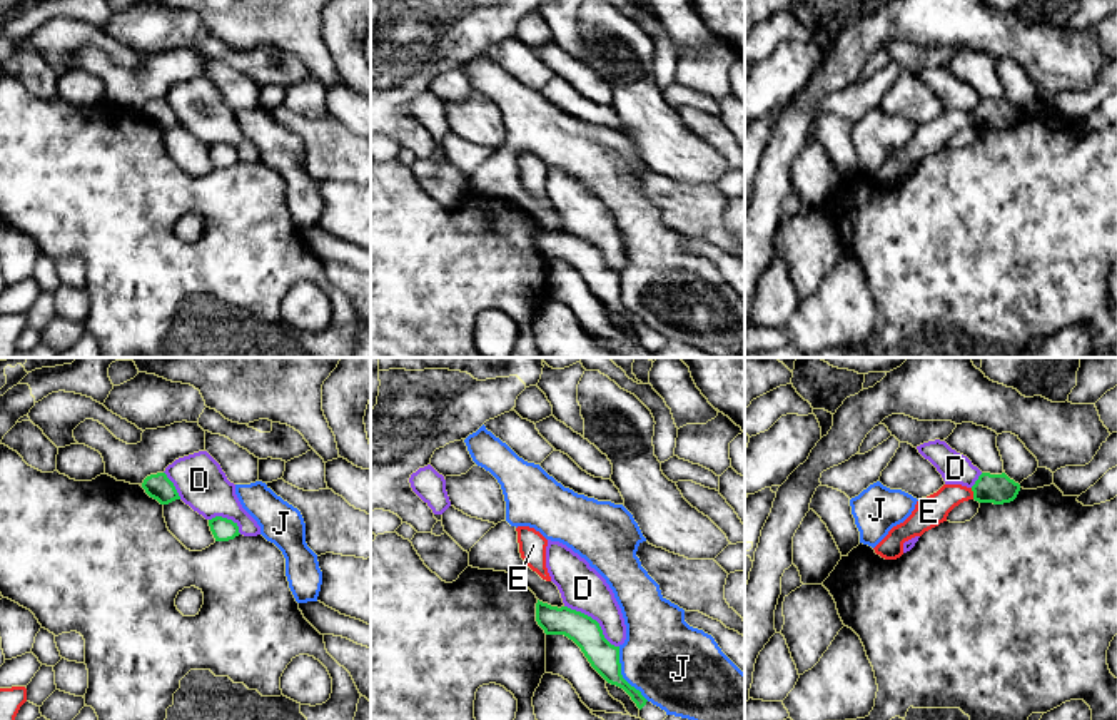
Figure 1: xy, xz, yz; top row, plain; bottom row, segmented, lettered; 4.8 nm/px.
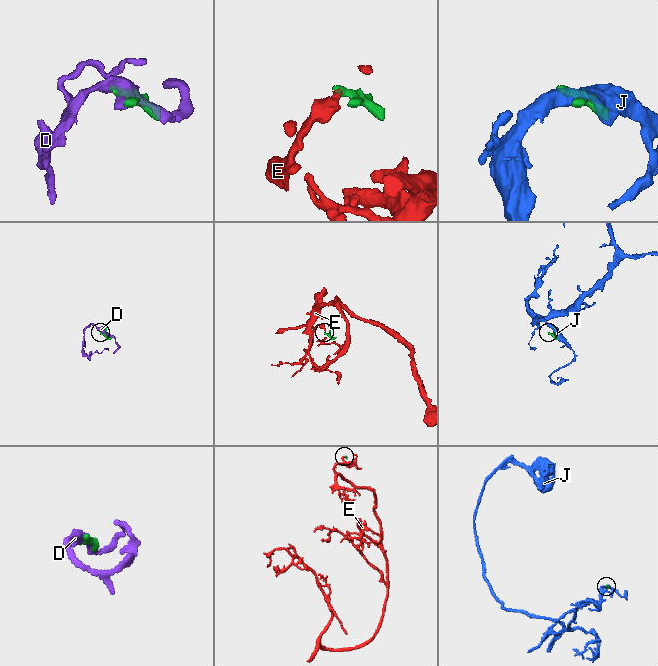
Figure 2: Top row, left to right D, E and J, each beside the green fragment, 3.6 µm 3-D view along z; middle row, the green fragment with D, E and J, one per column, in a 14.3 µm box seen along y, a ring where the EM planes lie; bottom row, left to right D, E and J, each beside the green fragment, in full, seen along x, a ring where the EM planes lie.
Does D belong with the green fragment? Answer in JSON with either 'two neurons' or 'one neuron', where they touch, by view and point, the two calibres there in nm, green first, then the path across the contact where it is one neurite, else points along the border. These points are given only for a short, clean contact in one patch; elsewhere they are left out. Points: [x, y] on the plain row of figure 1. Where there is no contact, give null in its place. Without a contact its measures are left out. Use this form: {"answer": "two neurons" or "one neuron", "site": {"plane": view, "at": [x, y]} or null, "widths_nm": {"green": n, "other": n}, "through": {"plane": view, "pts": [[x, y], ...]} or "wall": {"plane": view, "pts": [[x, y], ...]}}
{"answer": "two neurons", "site": {"plane": "xz", "at": [595, 246]}, "widths_nm": {"green": 150, "other": 220}}

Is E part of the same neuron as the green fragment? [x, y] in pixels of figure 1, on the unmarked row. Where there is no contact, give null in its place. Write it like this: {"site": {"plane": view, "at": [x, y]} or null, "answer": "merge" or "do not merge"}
{"site": {"plane": "yz", "at": [974, 119]}, "answer": "do not merge"}

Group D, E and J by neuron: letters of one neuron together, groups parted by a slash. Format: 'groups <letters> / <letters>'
groups D / E / J

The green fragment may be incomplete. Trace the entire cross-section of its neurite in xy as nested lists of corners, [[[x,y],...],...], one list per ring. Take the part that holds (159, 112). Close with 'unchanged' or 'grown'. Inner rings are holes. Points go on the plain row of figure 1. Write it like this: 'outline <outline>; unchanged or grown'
outline [[[165,99],[147,102],[142,109],[142,114],[150,124],[157,125],[160,130],[169,130],[175,125],[180,125],[174,109],[167,104]]]; unchanged

